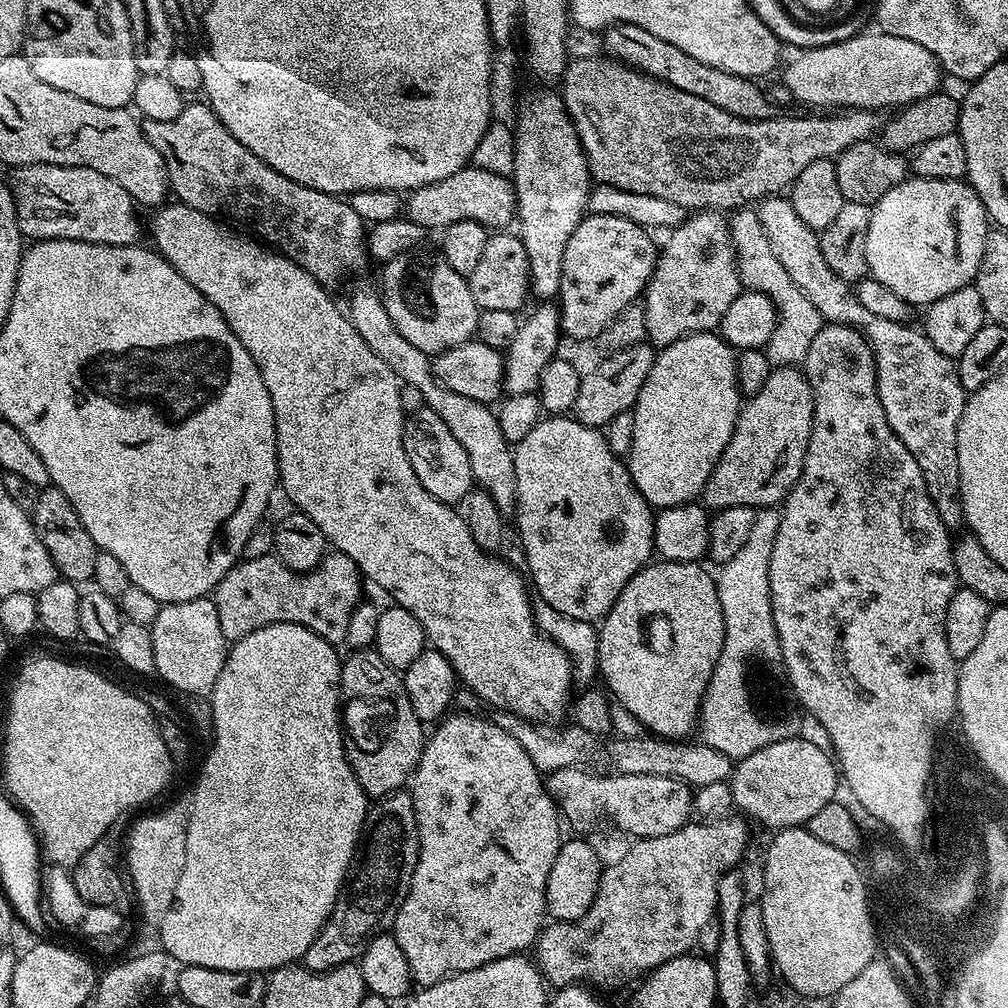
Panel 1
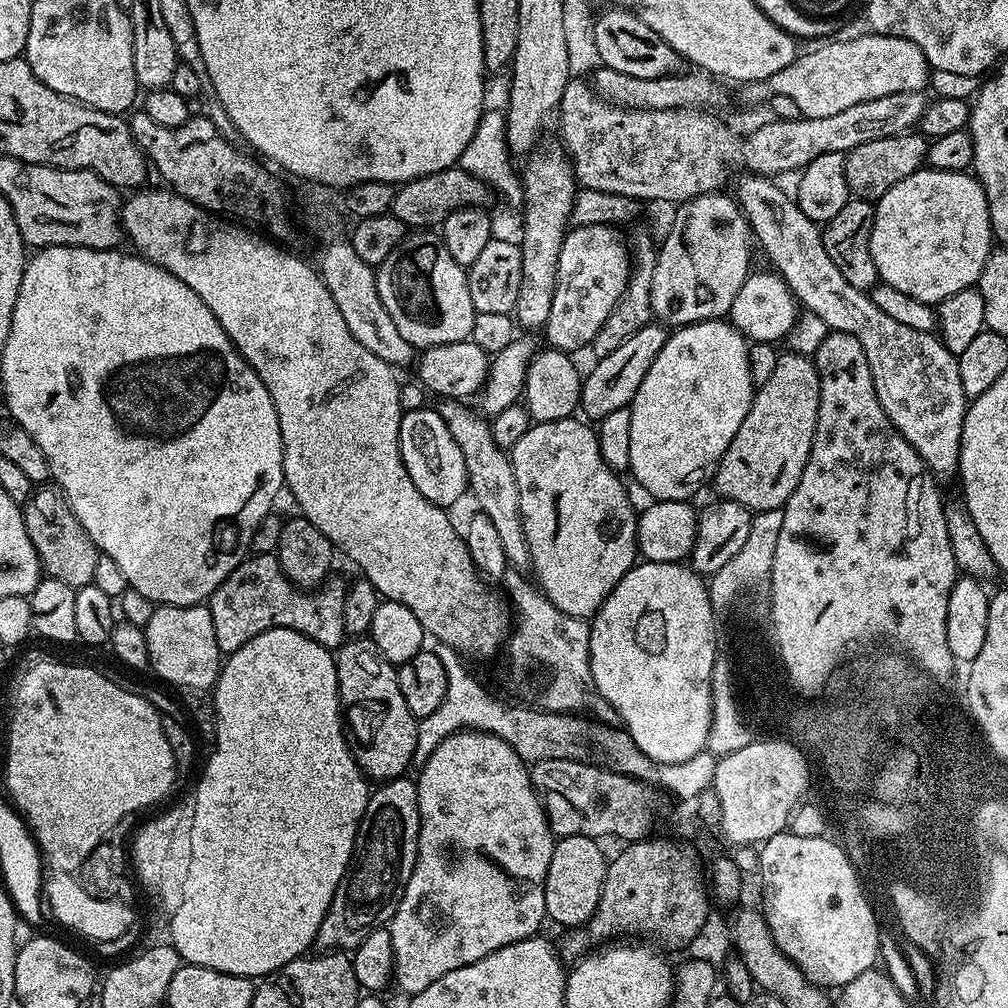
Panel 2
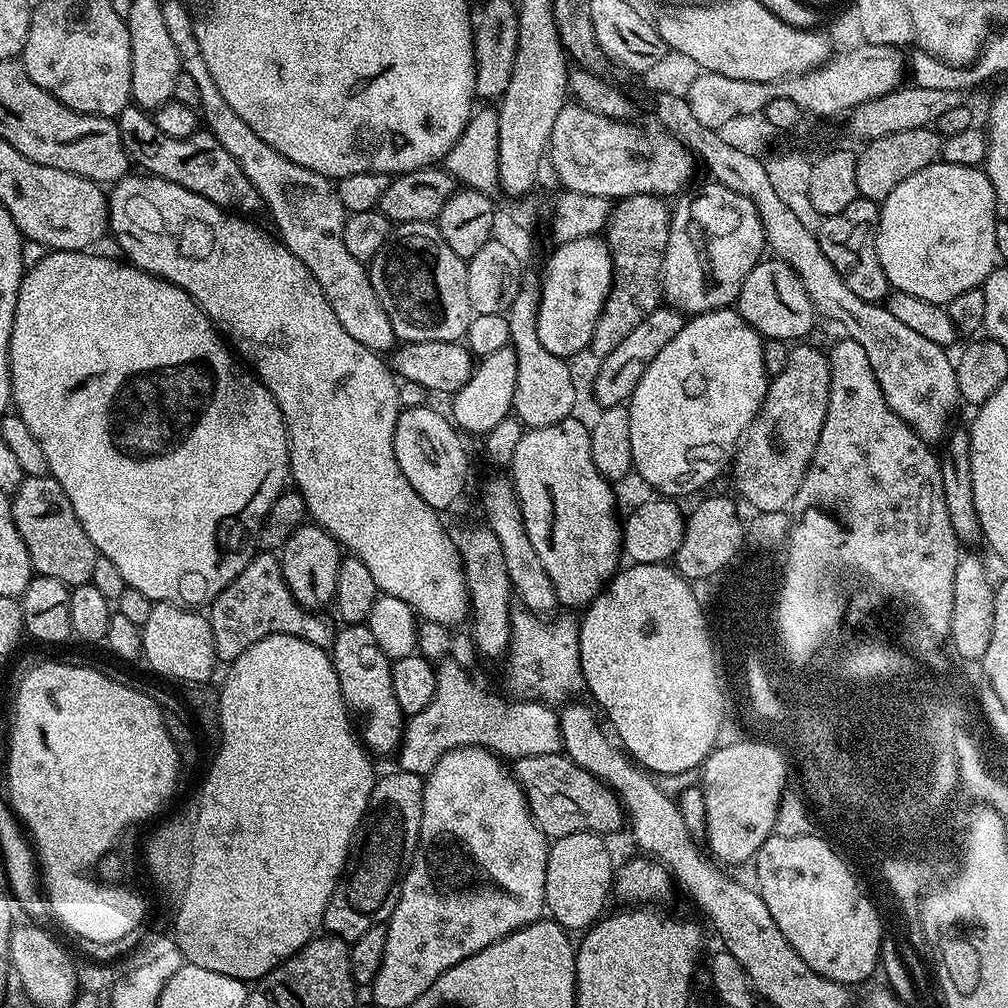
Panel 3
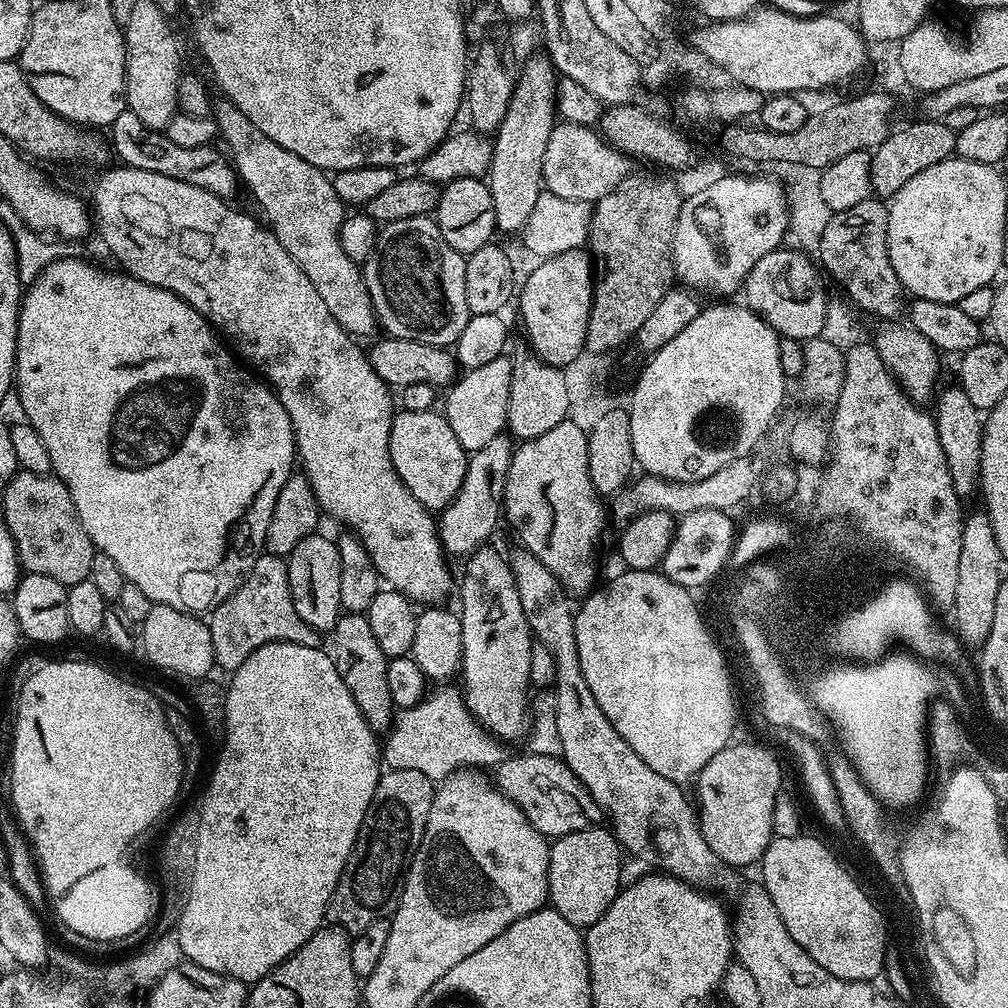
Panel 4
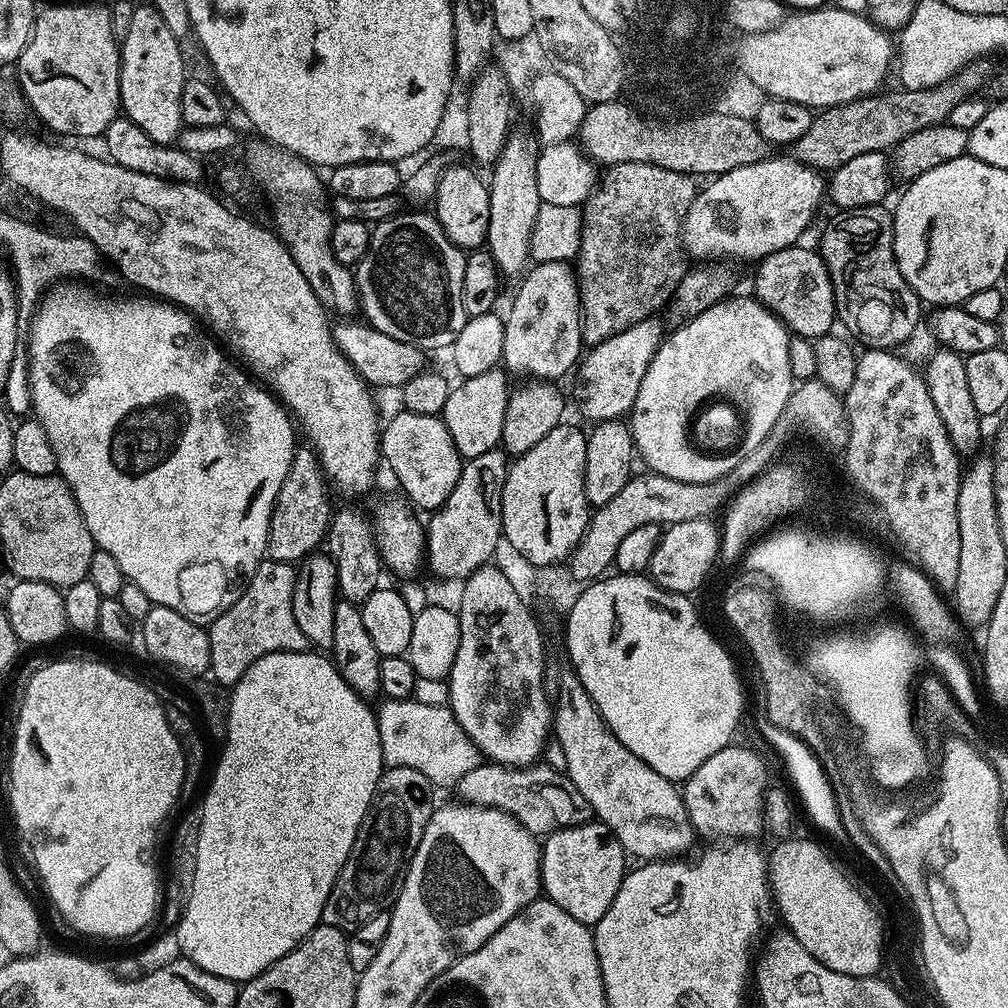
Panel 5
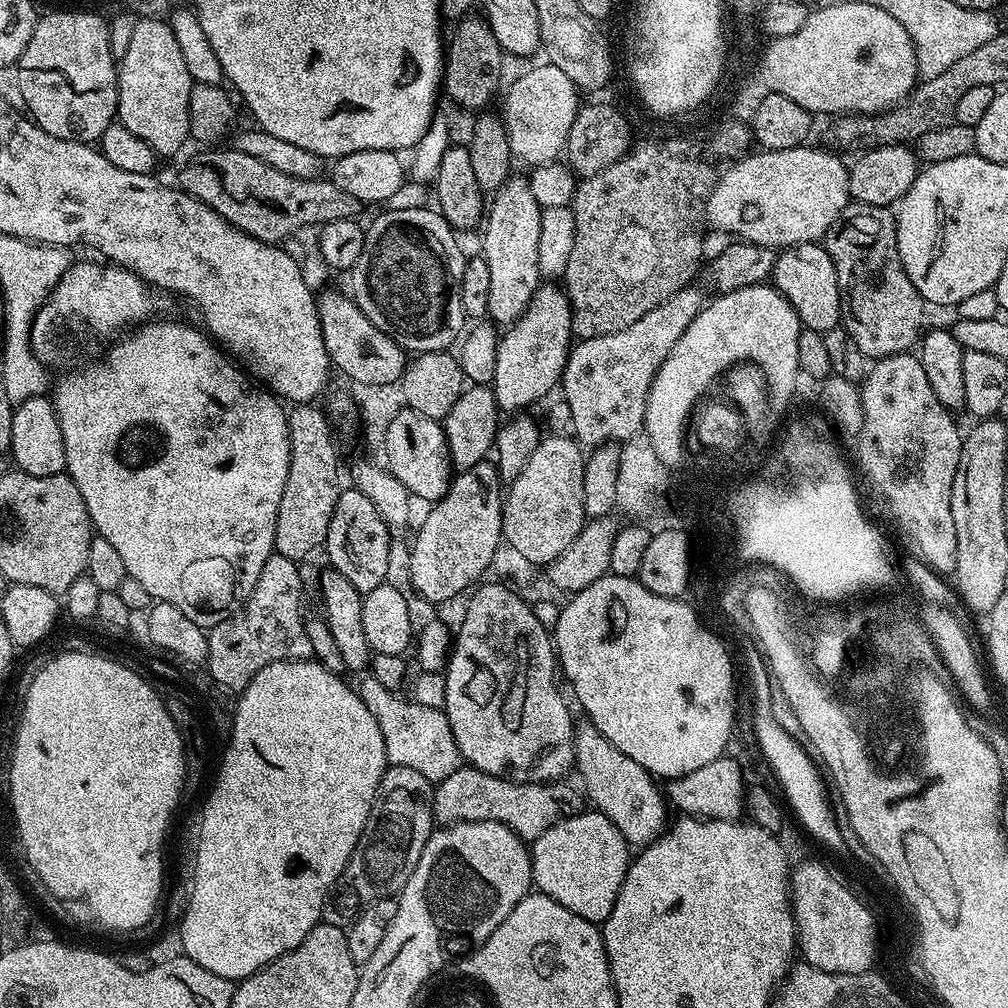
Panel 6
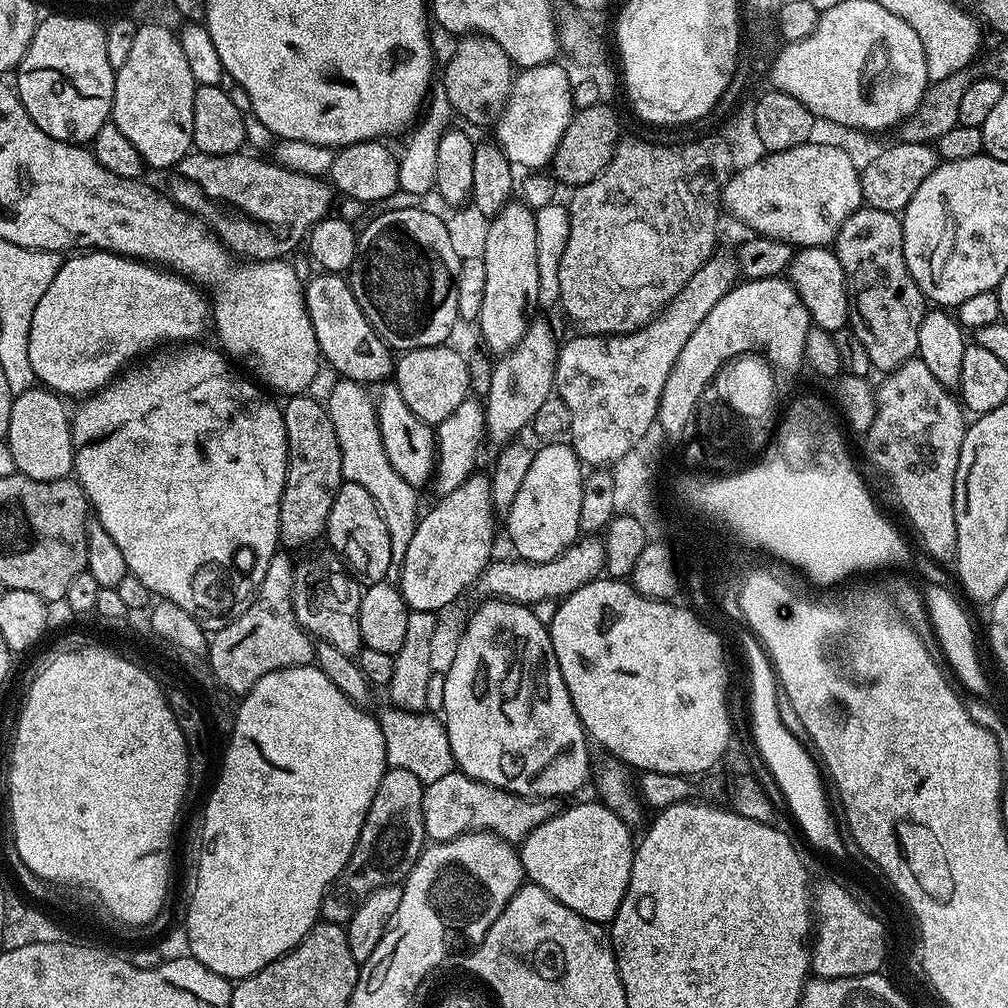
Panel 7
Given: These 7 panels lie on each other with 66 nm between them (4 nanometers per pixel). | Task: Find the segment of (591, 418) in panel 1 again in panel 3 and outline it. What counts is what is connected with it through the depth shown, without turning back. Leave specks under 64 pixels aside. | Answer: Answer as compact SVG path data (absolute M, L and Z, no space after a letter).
M661 306L655 308L638 326L634 326L634 330L626 334L625 340L599 361L600 369L592 380L592 396L597 400L597 405L600 408L627 405L642 374L646 374L646 366L650 366L650 362L658 358L660 351L676 337L685 322L685 313L677 312L671 306Z

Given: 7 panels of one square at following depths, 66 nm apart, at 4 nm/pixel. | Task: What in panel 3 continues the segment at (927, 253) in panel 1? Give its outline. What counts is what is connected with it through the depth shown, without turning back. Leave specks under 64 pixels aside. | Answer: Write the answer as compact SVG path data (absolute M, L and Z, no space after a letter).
M935 162L911 174L905 181L899 182L889 196L880 204L880 225L876 235L876 249L878 250L878 262L882 262L882 270L886 274L889 285L895 291L914 294L914 298L926 298L926 302L948 305L958 294L966 294L966 290L974 290L981 287L984 279L990 275L998 264L996 251L996 195L994 186L990 182L987 172L983 167L958 166L957 164L945 164Z

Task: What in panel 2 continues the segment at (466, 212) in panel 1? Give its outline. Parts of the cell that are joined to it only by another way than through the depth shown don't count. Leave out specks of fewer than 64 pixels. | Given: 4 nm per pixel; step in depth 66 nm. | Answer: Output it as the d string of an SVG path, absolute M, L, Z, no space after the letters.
M453 166L441 172L419 176L399 185L394 194L390 215L398 218L404 224L405 229L428 230L433 226L443 225L444 219L454 214L454 210L487 205L488 194L490 195L490 188L487 184L471 176L459 166Z

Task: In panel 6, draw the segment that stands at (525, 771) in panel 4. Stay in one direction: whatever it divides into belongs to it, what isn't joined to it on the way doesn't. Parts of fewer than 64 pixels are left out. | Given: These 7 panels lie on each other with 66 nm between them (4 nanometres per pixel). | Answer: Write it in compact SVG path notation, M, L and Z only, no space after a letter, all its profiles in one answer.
M462 766L457 772L450 774L450 778L441 780L435 785L432 794L432 814L435 823L440 826L447 826L457 822L494 820L497 824L505 824L521 840L531 842L538 839L550 825L556 823L561 817L574 816L577 812L581 811L581 793L579 791L576 793L572 788L556 787L560 786L553 786L548 782L517 784L514 780L504 780L501 776L491 776L485 772L479 772L474 767Z

